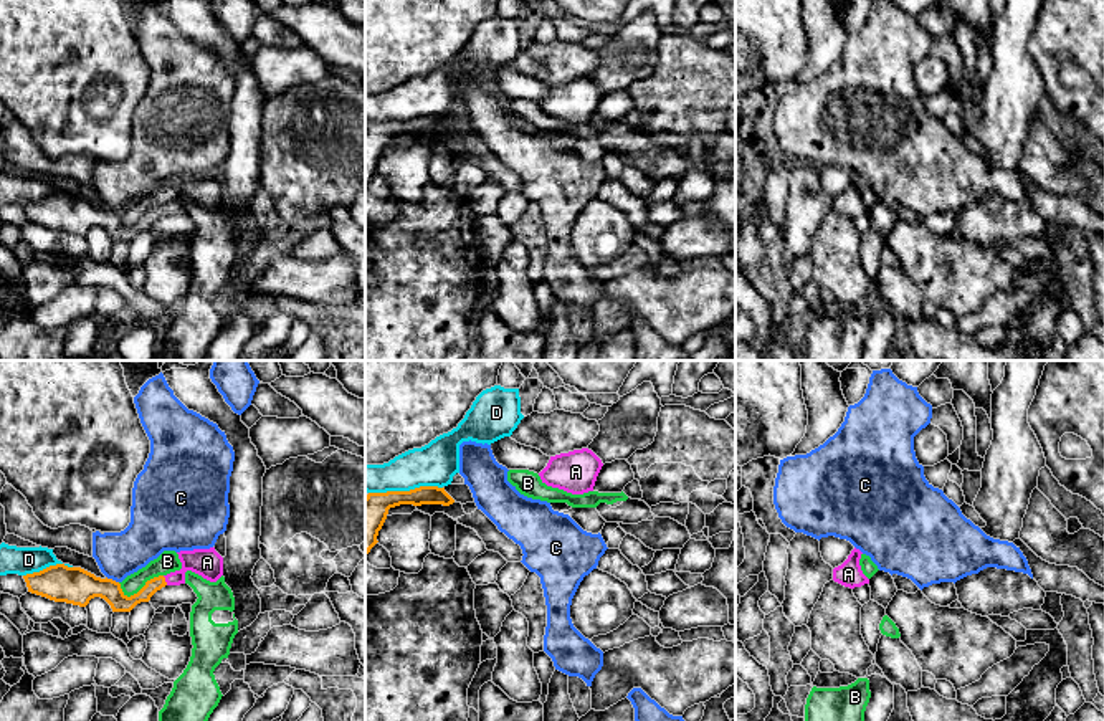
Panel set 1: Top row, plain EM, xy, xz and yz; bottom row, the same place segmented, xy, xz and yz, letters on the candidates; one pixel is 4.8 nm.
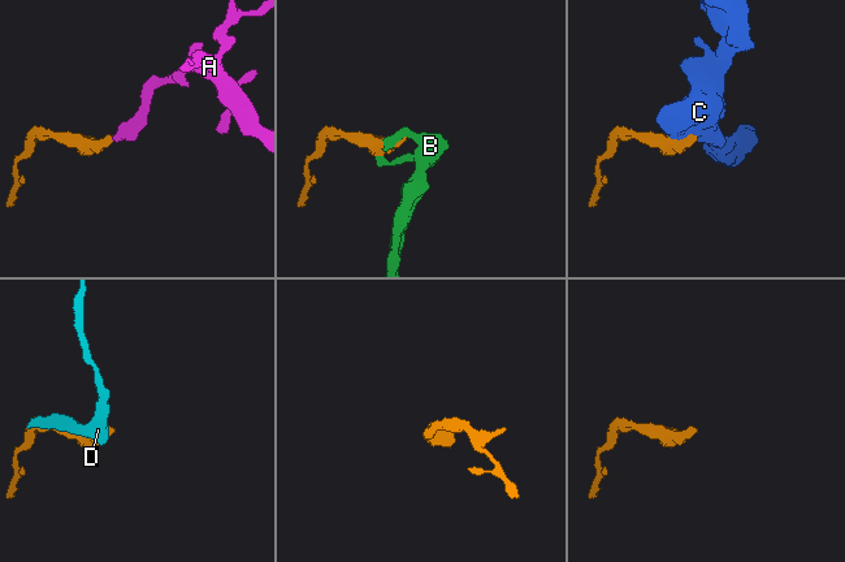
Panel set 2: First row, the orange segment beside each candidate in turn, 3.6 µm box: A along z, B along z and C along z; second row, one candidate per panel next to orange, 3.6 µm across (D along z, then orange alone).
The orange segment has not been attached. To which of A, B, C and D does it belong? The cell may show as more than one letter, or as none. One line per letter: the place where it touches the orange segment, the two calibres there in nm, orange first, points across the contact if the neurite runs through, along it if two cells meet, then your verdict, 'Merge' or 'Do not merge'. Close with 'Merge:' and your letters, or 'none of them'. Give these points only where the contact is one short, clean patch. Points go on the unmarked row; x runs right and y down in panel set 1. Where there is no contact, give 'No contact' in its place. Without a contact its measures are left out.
A: Touches orange at xy (164, 210). Thickness 90 nm (orange) against 140 nm. Path across: xy (119, 232), (131, 232), (164, 210), (190, 192), (207, 192). Merge
B: Touches orange at xy (139, 220). Thickness 120 nm (orange) against 100 nm. Do not merge
C: Touches orange at xy (111, 209). Thickness 180 nm (orange) against 220 nm. Boundary: xy (106, 205), (118, 212). Do not merge
D: Touches orange at xz (405, 121). Thickness 190 nm (orange) against 200 nm. Boundary: xz (442, 116), (369, 123). Do not merge
Merge: A

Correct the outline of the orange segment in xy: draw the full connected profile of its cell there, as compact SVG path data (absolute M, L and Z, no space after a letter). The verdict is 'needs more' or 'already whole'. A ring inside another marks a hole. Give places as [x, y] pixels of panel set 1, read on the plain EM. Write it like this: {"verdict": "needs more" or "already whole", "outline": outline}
{"verdict": "needs more", "outline": "M193 179L177 182L182 198L167 205L159 205L145 212L134 225L127 227L121 213L112 208L101 208L81 197L64 193L50 195L40 202L23 205L28 222L55 232L66 232L86 236L91 228L104 228L112 241L131 241L137 233L149 232L150 227L165 215L185 213L185 202L192 200L210 212L223 205L223 187L210 179Z"}

